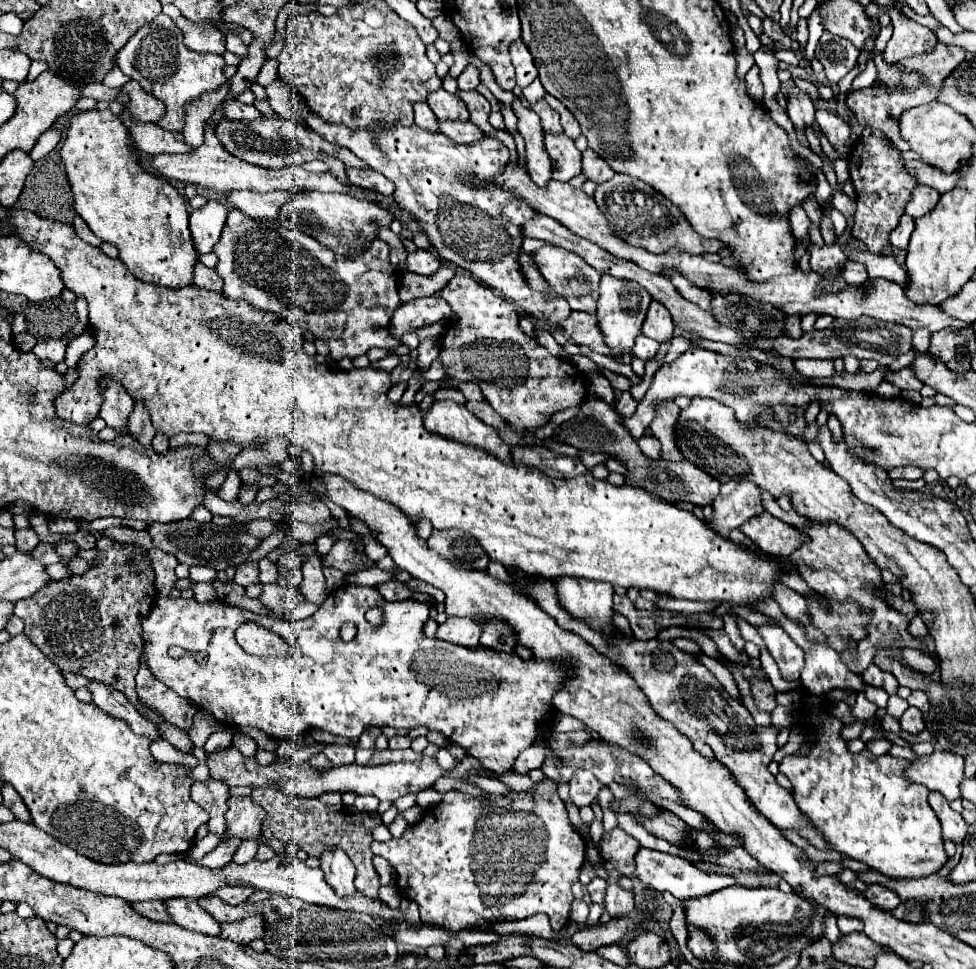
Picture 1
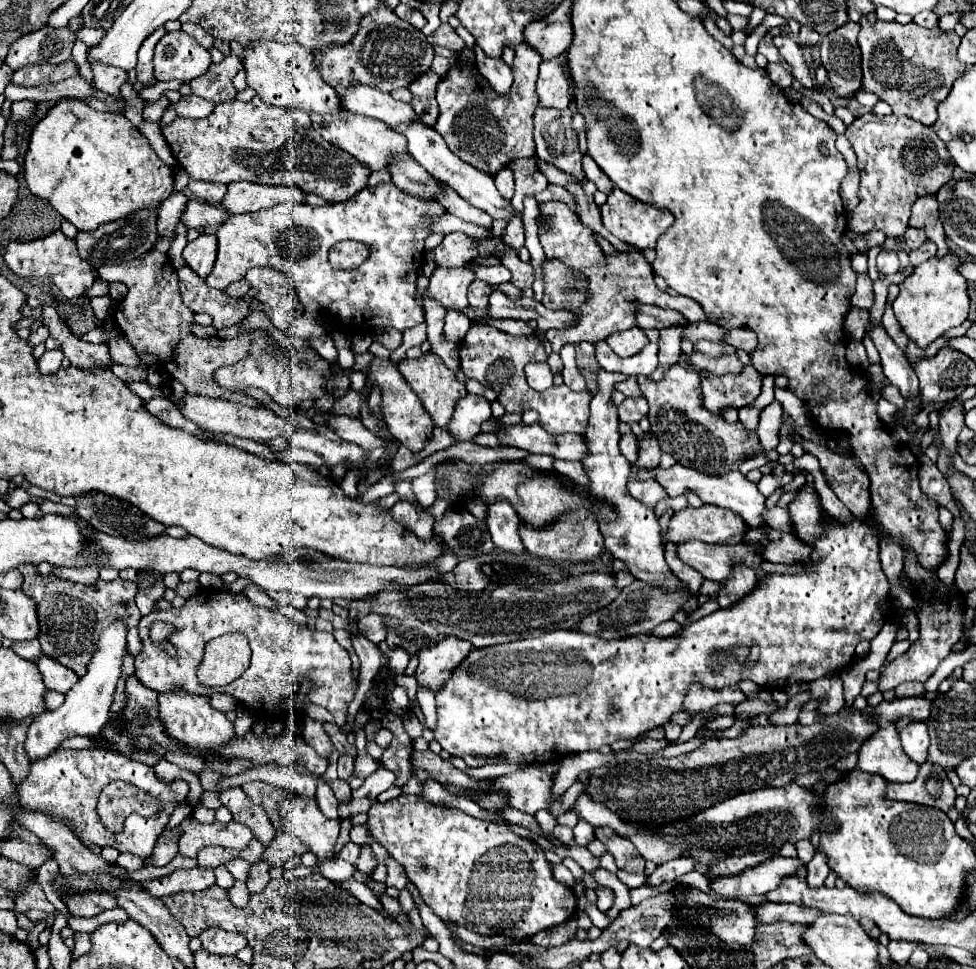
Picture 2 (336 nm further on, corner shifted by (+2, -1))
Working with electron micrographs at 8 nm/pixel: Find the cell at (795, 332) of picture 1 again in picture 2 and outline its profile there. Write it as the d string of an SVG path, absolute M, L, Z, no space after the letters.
M728 330L724 334L724 344L734 346L736 350L744 350L744 352L752 352L756 348L756 334L752 330Z

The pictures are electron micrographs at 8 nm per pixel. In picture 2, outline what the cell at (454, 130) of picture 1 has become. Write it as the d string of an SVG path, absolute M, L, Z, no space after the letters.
M352 84L346 92L342 92L338 96L340 96L340 104L346 110L376 118L392 128L396 124L402 124L408 120L418 120L410 104L398 102L388 92L370 88L366 84Z

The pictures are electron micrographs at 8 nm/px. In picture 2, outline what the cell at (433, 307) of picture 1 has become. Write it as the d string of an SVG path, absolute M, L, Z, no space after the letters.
M438 266L432 272L430 278L430 288L428 294L434 300L440 300L440 304L444 304L446 308L454 308L454 310L464 310L468 306L468 286L474 282L474 272L470 268L444 268Z

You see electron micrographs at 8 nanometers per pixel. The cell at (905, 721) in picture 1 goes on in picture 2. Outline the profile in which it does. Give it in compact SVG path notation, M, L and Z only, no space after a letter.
M914 722L904 728L900 728L900 742L904 752L918 764L924 764L928 758L928 746L930 746L930 736L928 728L924 722Z

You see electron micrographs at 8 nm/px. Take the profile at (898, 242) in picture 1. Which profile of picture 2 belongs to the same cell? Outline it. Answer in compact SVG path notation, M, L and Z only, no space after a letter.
M908 228L906 234L904 234L904 242L906 242L906 246L910 250L916 250L916 248L920 248L926 242L926 234L916 230L916 228Z

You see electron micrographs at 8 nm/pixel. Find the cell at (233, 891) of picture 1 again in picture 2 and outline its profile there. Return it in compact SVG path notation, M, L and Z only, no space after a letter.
M258 860L256 864L252 864L250 872L248 872L248 890L250 892L260 892L266 888L266 884L270 882L270 870L272 866L266 860Z

